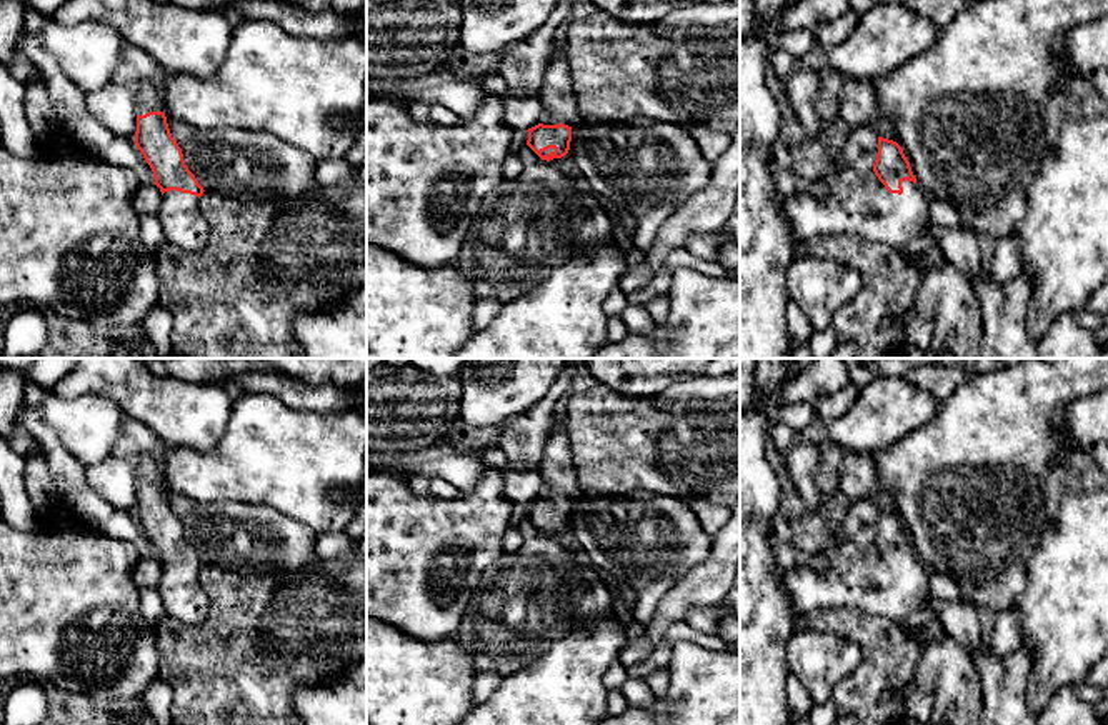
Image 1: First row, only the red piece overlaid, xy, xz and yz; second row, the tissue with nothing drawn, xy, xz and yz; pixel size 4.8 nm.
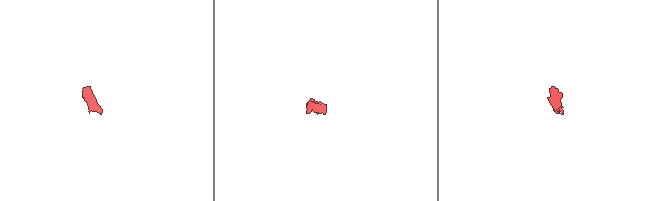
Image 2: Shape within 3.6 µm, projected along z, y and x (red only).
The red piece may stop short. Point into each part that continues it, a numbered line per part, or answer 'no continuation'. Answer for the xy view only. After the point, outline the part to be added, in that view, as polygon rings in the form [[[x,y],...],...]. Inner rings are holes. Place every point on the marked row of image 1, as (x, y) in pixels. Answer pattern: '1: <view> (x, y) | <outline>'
1: xy (147, 99) | [[[150,80],[142,82],[138,92],[135,93],[135,110],[137,115],[163,112],[163,97]]]
2: xy (180, 215) | [[[177,190],[165,192],[157,217],[168,243],[190,253],[198,253],[207,247],[210,227],[198,197]]]

